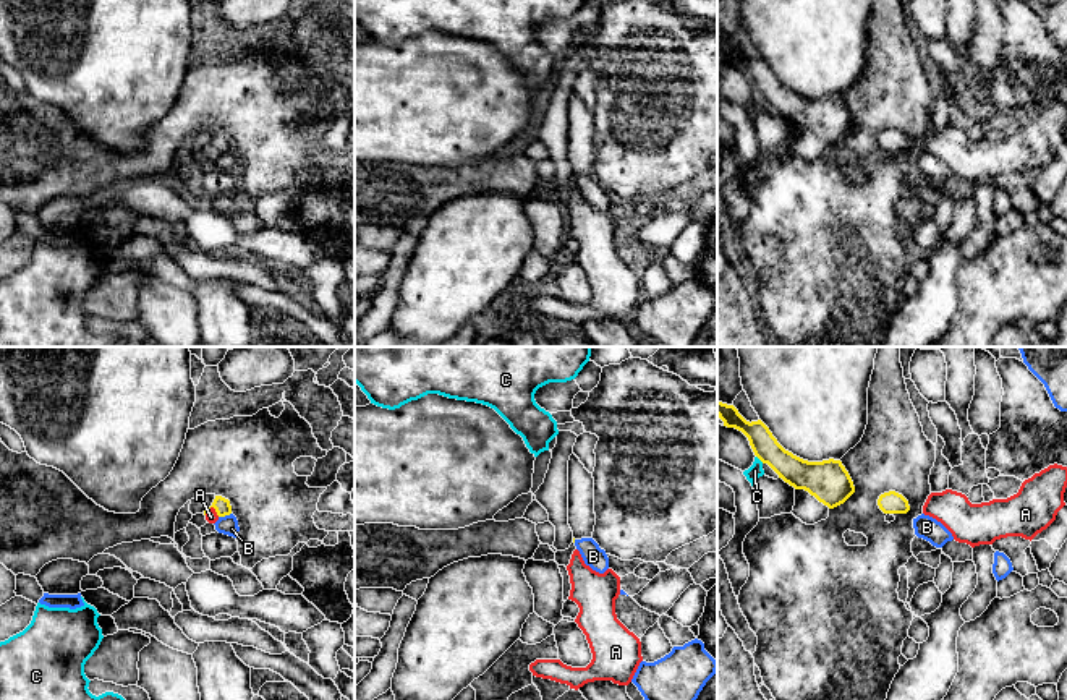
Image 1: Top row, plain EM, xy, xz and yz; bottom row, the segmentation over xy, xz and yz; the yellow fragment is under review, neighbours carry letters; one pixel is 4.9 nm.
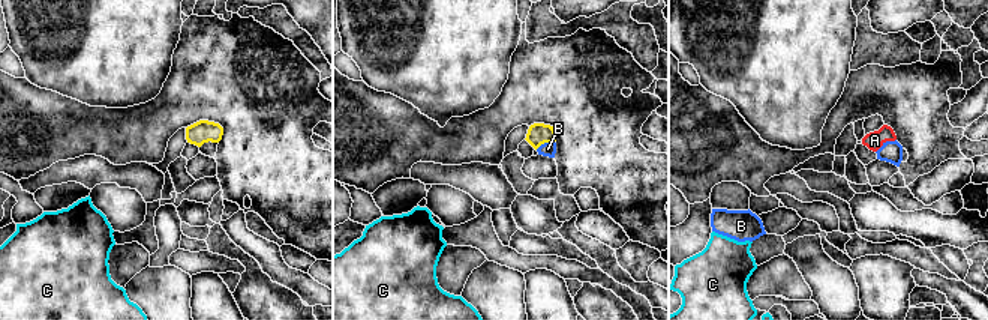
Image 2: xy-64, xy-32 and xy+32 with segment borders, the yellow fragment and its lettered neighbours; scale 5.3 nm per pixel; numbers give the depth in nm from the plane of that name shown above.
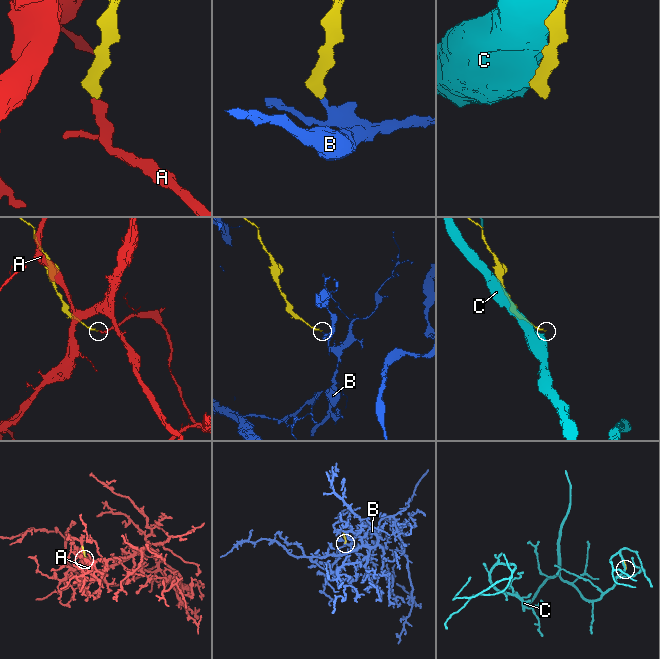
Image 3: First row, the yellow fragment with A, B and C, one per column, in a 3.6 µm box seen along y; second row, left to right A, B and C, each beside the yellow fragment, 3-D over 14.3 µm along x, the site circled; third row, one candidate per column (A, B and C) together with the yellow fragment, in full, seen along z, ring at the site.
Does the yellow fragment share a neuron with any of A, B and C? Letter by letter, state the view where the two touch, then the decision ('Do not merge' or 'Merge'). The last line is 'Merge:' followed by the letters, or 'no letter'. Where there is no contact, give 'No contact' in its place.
A: Touches yellow in xy. Merge
B: Touches yellow in xy. Do not merge
C: Touches yellow in yz. Do not merge
Merge: A

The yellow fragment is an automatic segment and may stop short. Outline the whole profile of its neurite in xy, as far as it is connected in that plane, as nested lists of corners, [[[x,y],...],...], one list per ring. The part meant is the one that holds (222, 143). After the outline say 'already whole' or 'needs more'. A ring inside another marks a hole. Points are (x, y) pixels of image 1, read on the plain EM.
[[[215,133],[212,143],[204,147],[206,157],[209,160],[215,160],[220,154],[230,151],[232,151],[230,138],[222,133]]] | needs more

